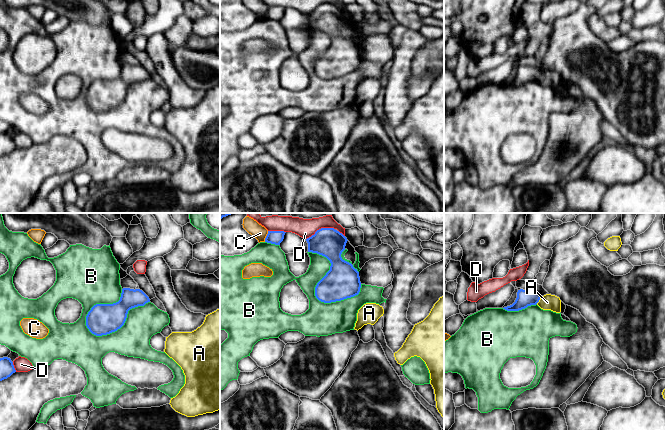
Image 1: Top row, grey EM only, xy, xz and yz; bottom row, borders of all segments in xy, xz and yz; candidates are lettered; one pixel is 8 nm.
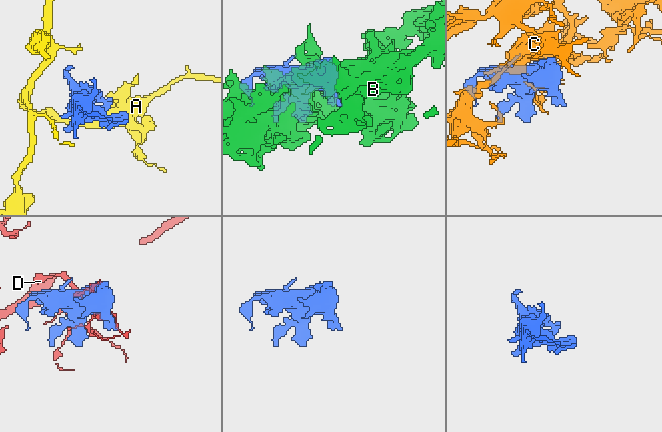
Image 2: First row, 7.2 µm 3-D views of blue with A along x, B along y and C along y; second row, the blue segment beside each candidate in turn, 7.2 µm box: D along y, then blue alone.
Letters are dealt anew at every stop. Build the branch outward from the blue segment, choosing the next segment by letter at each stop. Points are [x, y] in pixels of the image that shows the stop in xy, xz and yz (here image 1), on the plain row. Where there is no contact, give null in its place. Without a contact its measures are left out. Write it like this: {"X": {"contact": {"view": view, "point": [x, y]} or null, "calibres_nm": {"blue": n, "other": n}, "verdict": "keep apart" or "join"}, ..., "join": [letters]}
{"A": {"contact": {"view": "yz", "point": [539, 75]}, "calibres_nm": {"blue": 140, "other": 130}, "verdict": "keep apart"}, "B": {"contact": {"view": "xy", "point": [120, 103]}, "calibres_nm": {"blue": 240, "other": 280}, "verdict": "keep apart"}, "C": {"contact": {"view": "xz", "point": [266, 12]}, "calibres_nm": {"blue": 110, "other": 110}, "verdict": "keep apart"}, "D": {"contact": {"view": "xz", "point": [321, 4]}, "calibres_nm": {"blue": 240, "other": 110}, "verdict": "keep apart"}, "join": []}

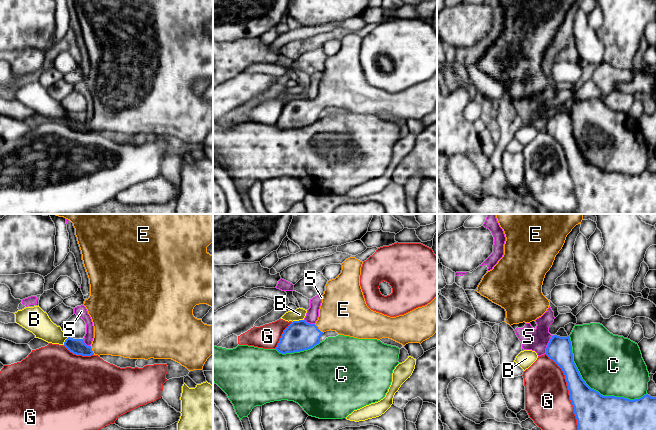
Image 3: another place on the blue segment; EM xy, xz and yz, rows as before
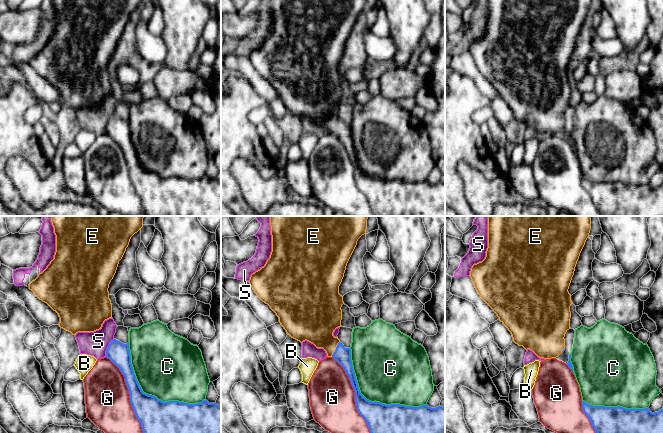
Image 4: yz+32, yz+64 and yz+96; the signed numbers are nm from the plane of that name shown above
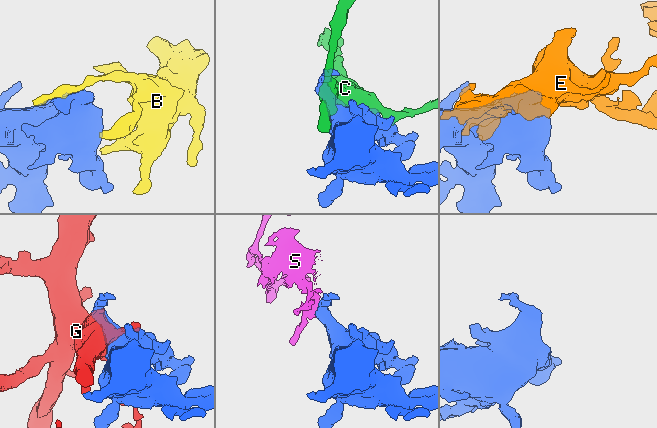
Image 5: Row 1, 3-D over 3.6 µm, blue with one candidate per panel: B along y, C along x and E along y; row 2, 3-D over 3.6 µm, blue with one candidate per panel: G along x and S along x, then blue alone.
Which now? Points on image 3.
{"B": {"contact": {"view": "xz", "point": [297, 97]}, "calibres_nm": {"blue": 240, "other": 100}, "verdict": "keep apart"}, "C": {"contact": {"view": "yz", "point": [593, 165]}, "calibres_nm": {"blue": 380, "other": 480}, "verdict": "keep apart"}, "E": {"contact": {"view": "xz", "point": [318, 105]}, "calibres_nm": {"blue": 240, "other": 360}, "verdict": "join"}, "G": {"contact": {"view": "yz", "point": [569, 170]}, "calibres_nm": {"blue": 300, "other": 360}, "verdict": "keep apart"}, "S": {"contact": {"view": "yz", "point": [548, 120]}, "calibres_nm": {"blue": 200, "other": 180}, "verdict": "keep apart"}, "join": ["E"]}

